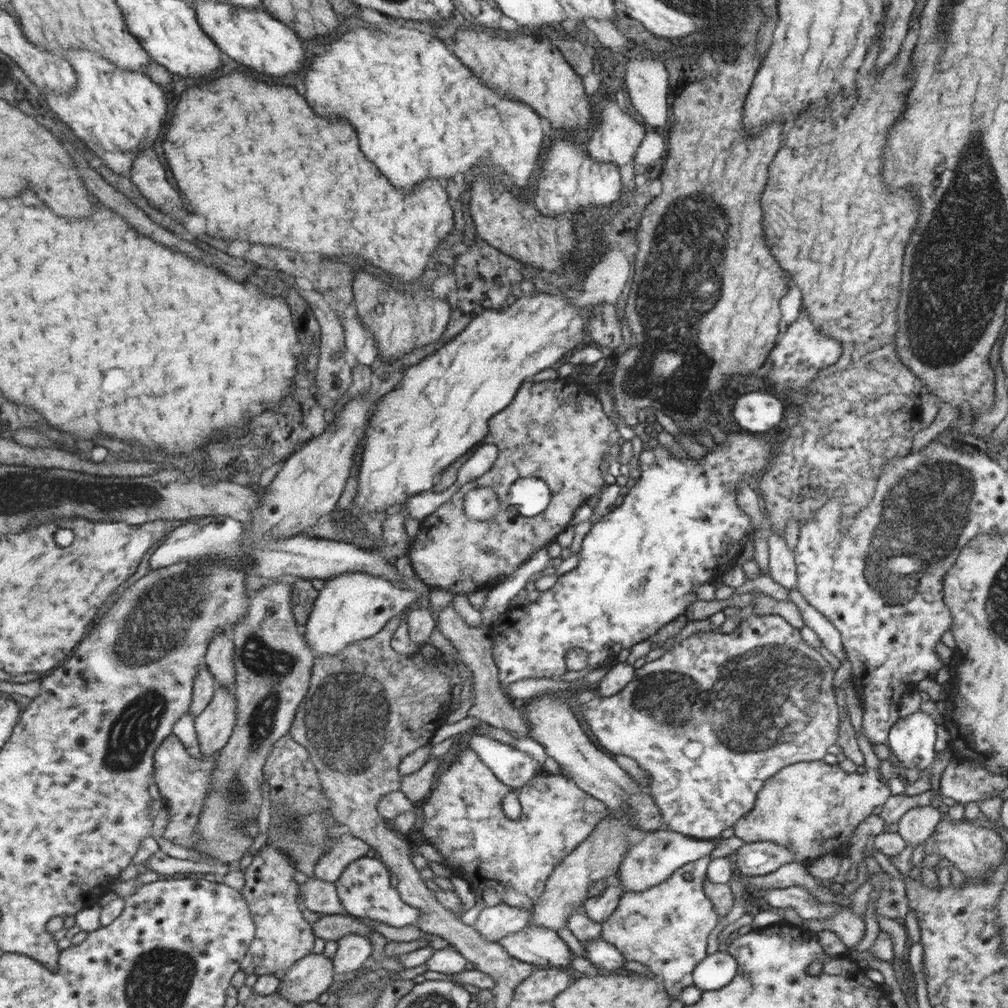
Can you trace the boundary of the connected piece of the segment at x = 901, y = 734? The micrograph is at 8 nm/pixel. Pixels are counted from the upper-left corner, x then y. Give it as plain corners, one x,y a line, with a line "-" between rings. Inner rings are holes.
914,712
894,724
886,744
900,763
903,762
908,767
908,772
917,772
918,768
928,768
934,762
934,756
936,756
934,740
936,740
936,732
938,732
936,728
938,728
938,724
930,714

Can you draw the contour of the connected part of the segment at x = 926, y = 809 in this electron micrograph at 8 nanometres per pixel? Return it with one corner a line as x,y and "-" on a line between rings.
932,805
914,807
906,811
898,822
897,833
915,849
934,834
936,825
941,821
942,812

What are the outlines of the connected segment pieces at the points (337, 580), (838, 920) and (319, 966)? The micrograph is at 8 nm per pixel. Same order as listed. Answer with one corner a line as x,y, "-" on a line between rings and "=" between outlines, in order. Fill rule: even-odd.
350,571
328,579
305,626
309,643
316,650
317,656
345,652
354,641
377,636
390,620
398,617
414,600
426,600
415,590
414,594
416,596
410,596
408,590
396,588
390,581
365,572
=
850,906
842,907
832,917
824,917
818,921
805,921
802,927
814,930
815,933
822,930
835,932
846,948
856,948
866,933
864,918
855,914
=
312,953
298,961
290,974
282,979
280,994
286,999
300,1003
316,1002
336,982
335,959
323,953

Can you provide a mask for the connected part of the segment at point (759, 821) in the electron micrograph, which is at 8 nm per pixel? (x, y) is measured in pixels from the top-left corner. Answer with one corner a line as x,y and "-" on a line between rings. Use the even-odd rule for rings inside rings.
851,678
845,679
842,688
858,746
864,754
866,773
846,774
838,765
832,766
824,760
786,766
759,792
756,806
733,826
735,836
746,843
776,842
795,853
794,861
808,864
824,854
838,853
844,840
836,840
844,832
844,838
850,840
856,826
868,818
876,806
888,800
889,786
880,774
881,760
863,733
863,710

